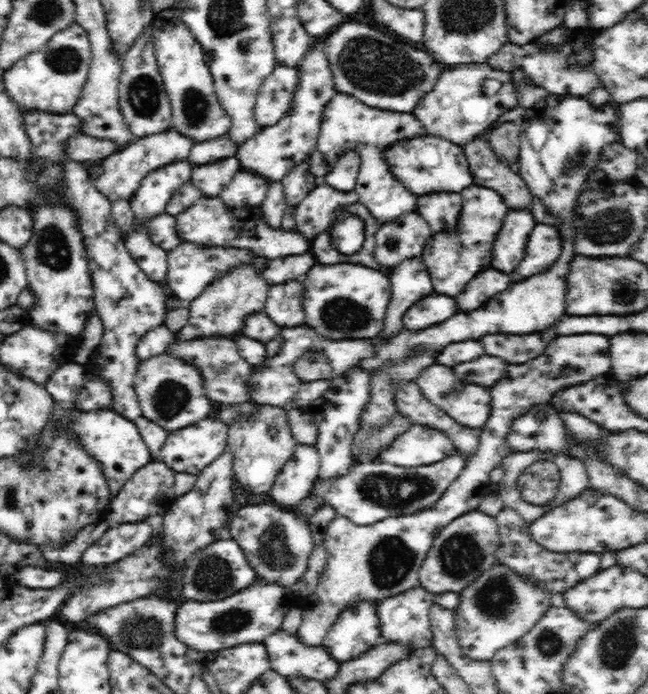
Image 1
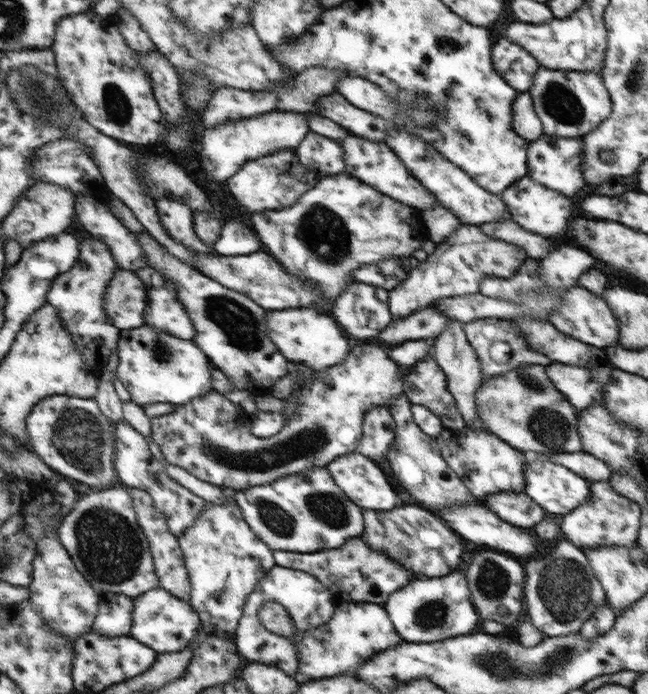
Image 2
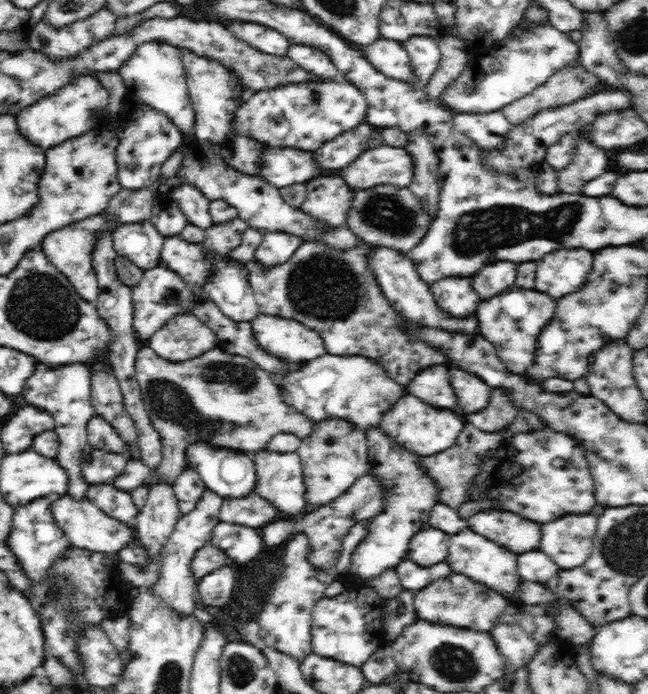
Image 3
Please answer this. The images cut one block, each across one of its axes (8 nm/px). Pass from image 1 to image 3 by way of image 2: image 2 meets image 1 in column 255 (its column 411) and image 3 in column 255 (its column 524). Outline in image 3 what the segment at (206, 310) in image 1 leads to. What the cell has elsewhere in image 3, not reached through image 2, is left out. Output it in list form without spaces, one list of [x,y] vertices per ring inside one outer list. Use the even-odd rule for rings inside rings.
[[[264,232],[263,241],[254,253],[254,259],[261,268],[276,266],[288,262],[304,239],[294,234]]]

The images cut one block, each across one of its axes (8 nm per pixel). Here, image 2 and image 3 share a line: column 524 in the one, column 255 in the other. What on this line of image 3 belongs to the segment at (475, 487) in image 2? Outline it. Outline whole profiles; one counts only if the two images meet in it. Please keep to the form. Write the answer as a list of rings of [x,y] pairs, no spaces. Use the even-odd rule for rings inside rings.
[[[267,450],[258,451],[256,467],[256,493],[269,500],[283,517],[298,517],[307,510],[303,466],[297,453],[271,454]]]

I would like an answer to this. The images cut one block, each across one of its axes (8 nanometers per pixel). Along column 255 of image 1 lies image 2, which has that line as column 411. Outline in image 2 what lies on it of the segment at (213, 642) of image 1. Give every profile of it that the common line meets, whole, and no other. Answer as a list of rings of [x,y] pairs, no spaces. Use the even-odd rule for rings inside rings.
[[[455,570],[441,577],[411,580],[400,590],[389,594],[382,606],[405,642],[437,642],[461,636],[471,632],[478,620],[465,580],[465,570]]]

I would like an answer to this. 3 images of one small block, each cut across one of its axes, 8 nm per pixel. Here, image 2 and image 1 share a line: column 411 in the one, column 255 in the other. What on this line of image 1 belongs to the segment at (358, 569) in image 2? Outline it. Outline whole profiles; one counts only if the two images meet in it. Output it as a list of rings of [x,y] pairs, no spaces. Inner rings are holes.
[[[229,537],[228,540],[218,539],[217,542],[212,542],[211,545],[194,554],[185,565],[187,568],[182,582],[184,596],[188,601],[222,600],[252,585],[258,578],[248,561],[246,561],[240,546]]]

